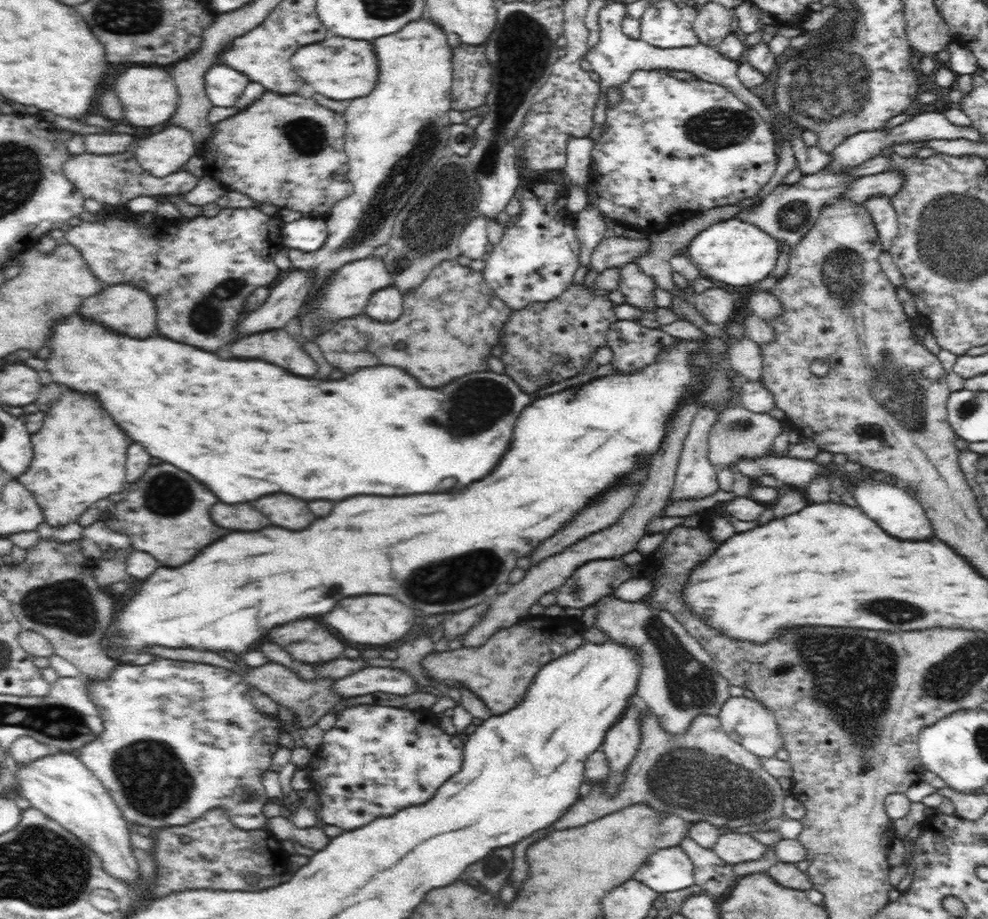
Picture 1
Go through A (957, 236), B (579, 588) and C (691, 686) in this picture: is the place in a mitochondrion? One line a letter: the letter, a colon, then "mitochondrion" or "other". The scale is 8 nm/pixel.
A: mitochondrion
B: mitochondrion
C: mitochondrion

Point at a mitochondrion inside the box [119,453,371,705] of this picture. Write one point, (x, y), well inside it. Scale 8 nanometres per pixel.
(174, 491)

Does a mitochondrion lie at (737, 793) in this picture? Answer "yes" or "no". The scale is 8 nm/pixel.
yes

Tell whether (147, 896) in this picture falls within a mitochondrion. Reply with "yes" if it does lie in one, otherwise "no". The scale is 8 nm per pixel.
no

